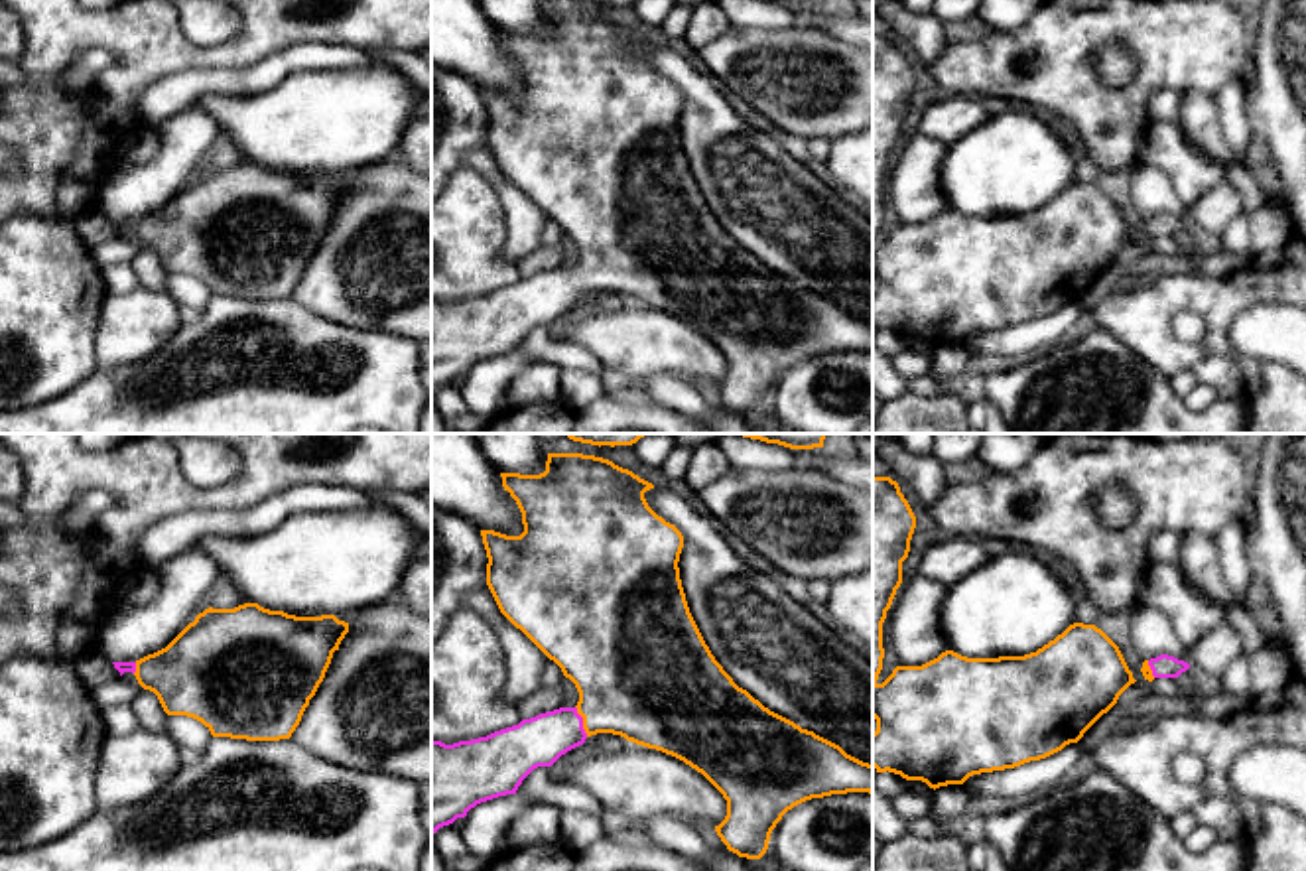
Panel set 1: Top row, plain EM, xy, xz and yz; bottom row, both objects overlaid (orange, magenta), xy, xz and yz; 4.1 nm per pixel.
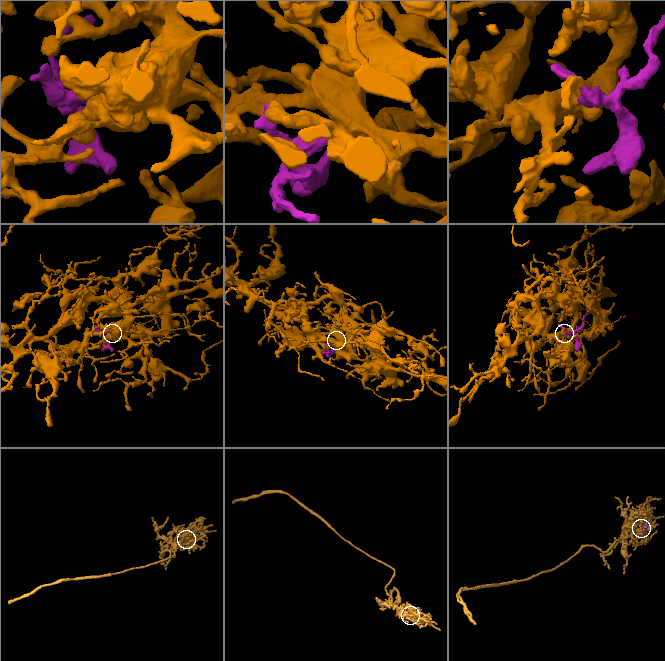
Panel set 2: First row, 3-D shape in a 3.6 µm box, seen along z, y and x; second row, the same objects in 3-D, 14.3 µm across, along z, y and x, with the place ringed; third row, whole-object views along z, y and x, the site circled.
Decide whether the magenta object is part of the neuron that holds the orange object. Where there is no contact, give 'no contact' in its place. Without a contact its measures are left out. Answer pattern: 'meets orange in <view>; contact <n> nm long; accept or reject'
meets orange in xz; contact 140 nm long; accept

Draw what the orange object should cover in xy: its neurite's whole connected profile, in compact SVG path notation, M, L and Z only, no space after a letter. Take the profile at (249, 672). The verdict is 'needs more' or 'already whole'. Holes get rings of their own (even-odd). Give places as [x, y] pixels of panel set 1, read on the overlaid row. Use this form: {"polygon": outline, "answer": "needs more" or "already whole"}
{"polygon": "M209 607L165 648L112 664L154 692L167 715L193 717L213 737L280 741L299 725L347 633L335 615Z", "answer": "needs more"}

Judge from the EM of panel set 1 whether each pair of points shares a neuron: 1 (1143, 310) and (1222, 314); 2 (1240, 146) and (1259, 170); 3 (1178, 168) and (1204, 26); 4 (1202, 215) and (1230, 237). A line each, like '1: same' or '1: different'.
1: same
2: different
3: different
4: different

